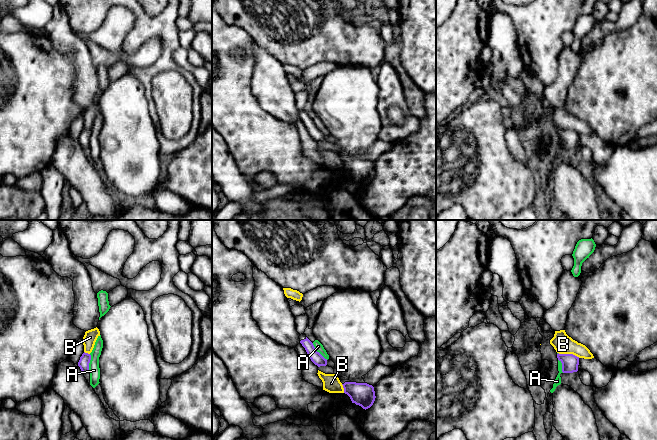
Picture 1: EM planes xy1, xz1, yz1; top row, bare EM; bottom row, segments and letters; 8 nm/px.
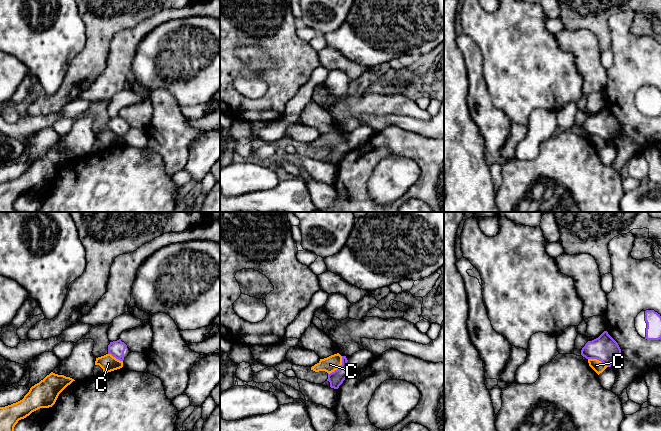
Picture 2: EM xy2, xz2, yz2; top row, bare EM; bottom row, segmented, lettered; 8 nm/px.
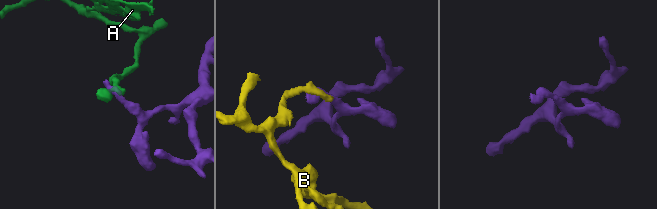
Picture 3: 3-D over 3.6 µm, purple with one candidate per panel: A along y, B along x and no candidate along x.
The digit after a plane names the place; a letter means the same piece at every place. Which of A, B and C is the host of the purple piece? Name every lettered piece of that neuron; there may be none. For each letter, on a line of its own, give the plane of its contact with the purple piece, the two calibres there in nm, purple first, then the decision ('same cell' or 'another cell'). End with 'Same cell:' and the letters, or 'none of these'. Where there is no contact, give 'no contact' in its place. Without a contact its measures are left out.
A: contact in xy1; calibres 90 and 90 nm; another cell
B: contact in yz1; calibres 140 and 160 nm; another cell
C: contact in xz2; calibres 120 and 120 nm; another cell
Same cell: none of these

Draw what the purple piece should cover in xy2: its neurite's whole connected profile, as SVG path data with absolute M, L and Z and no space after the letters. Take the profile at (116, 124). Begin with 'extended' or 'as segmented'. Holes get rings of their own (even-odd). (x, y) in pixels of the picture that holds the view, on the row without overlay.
extended; M121 115L110 118L108 121L108 130L111 130L113 133L120 137L123 137L130 128L131 126L124 118L121 117Z

